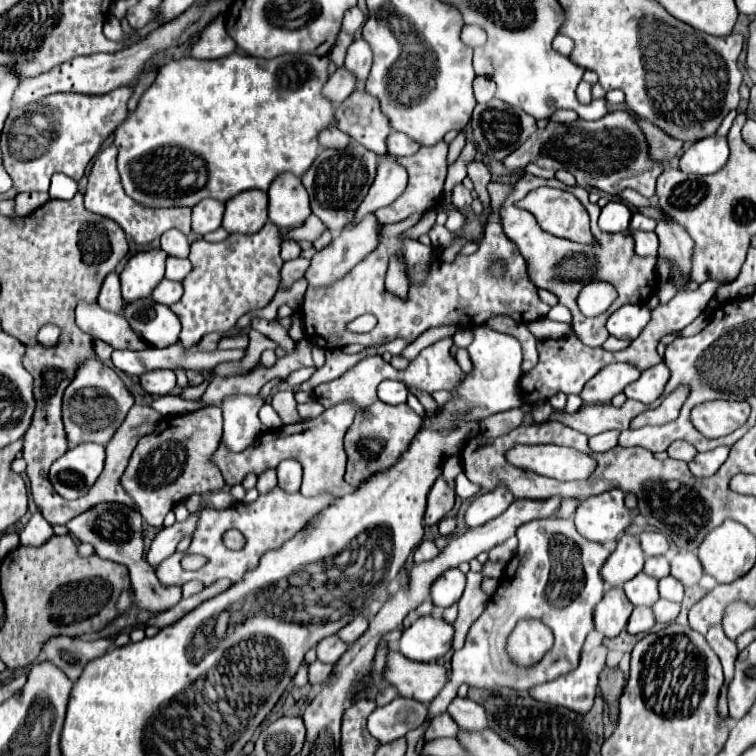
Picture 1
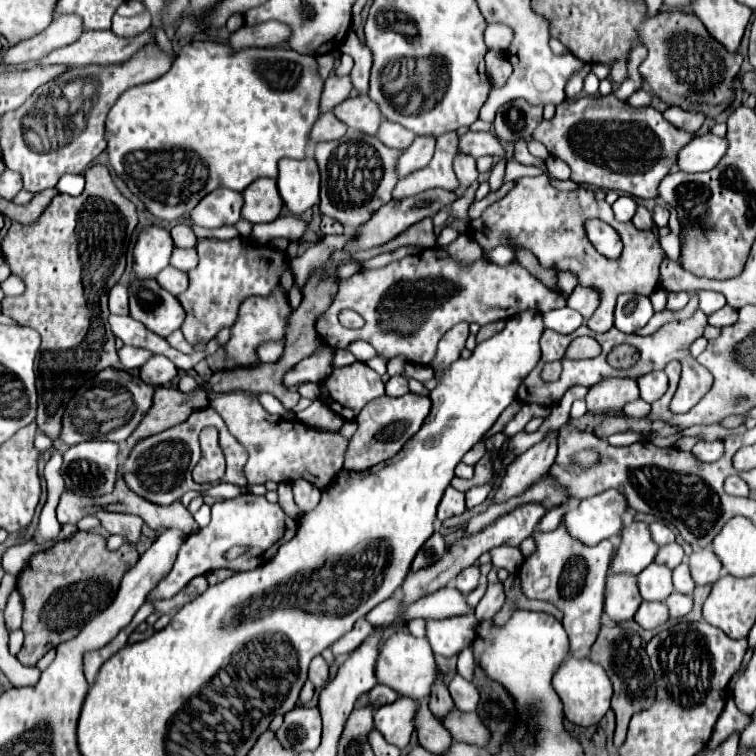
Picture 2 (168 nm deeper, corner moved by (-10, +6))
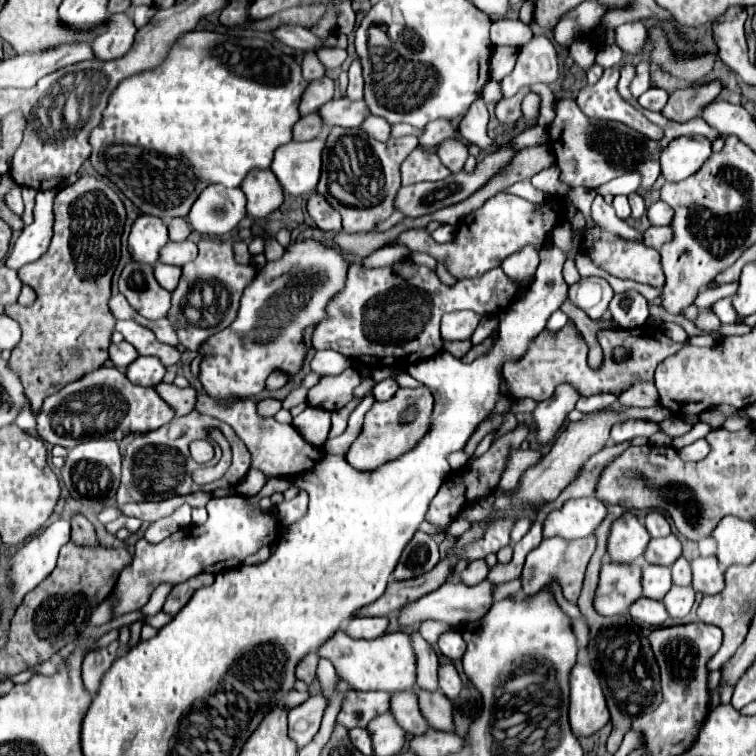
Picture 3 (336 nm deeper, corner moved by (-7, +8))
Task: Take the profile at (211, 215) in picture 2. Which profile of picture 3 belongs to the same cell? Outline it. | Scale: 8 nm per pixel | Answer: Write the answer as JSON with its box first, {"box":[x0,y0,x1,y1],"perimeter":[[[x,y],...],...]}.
{"box":[188,186,246,236],"perimeter":[[[208,186],[188,212],[190,226],[206,236],[228,234],[246,216],[246,200],[240,188]]]}

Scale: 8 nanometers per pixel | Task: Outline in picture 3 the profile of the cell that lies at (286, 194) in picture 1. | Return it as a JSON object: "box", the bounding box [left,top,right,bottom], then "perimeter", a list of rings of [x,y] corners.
{"box":[270,140,324,196],"perimeter":[[[324,140],[288,142],[274,154],[270,170],[276,174],[284,192],[292,196],[312,194],[316,190],[322,166]]]}

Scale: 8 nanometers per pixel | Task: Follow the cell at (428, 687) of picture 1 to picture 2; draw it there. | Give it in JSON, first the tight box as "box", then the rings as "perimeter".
{"box":[375,630,439,700],"perimeter":[[[397,630],[383,642],[383,654],[379,656],[379,666],[375,666],[375,676],[379,684],[387,684],[401,696],[423,700],[431,696],[431,688],[437,682],[439,670],[433,650],[425,638],[415,638],[407,630]]]}

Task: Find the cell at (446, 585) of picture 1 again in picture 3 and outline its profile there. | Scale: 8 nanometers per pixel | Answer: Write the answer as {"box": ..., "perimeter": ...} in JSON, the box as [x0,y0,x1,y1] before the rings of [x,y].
{"box":[460,560,490,586],"perimeter":[[[472,560],[472,562],[466,566],[466,570],[460,574],[460,578],[462,578],[464,584],[474,586],[474,584],[482,582],[482,580],[488,576],[488,572],[490,572],[490,568],[488,568],[486,560]]]}

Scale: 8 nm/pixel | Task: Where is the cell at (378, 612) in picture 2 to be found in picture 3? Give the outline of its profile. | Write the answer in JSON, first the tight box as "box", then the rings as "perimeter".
{"box":[400,580,494,626],"perimeter":[[[484,580],[476,586],[466,586],[464,582],[444,582],[436,592],[430,592],[426,594],[424,598],[412,602],[412,604],[406,604],[402,610],[400,610],[400,624],[408,626],[408,624],[414,624],[414,622],[422,622],[422,620],[440,620],[440,622],[448,622],[448,624],[454,624],[454,626],[460,626],[460,624],[468,624],[468,622],[474,622],[474,620],[480,620],[492,606],[494,602],[494,584],[490,580]]]}

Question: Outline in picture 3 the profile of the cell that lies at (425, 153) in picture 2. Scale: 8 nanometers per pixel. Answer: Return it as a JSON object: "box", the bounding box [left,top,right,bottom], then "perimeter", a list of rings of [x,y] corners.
{"box":[420,118,462,146],"perimeter":[[[442,118],[442,120],[434,120],[432,124],[428,124],[424,128],[424,134],[420,136],[420,146],[436,146],[440,144],[442,140],[448,140],[448,138],[454,138],[454,140],[462,140],[462,134],[458,128],[452,126],[450,120]]]}

